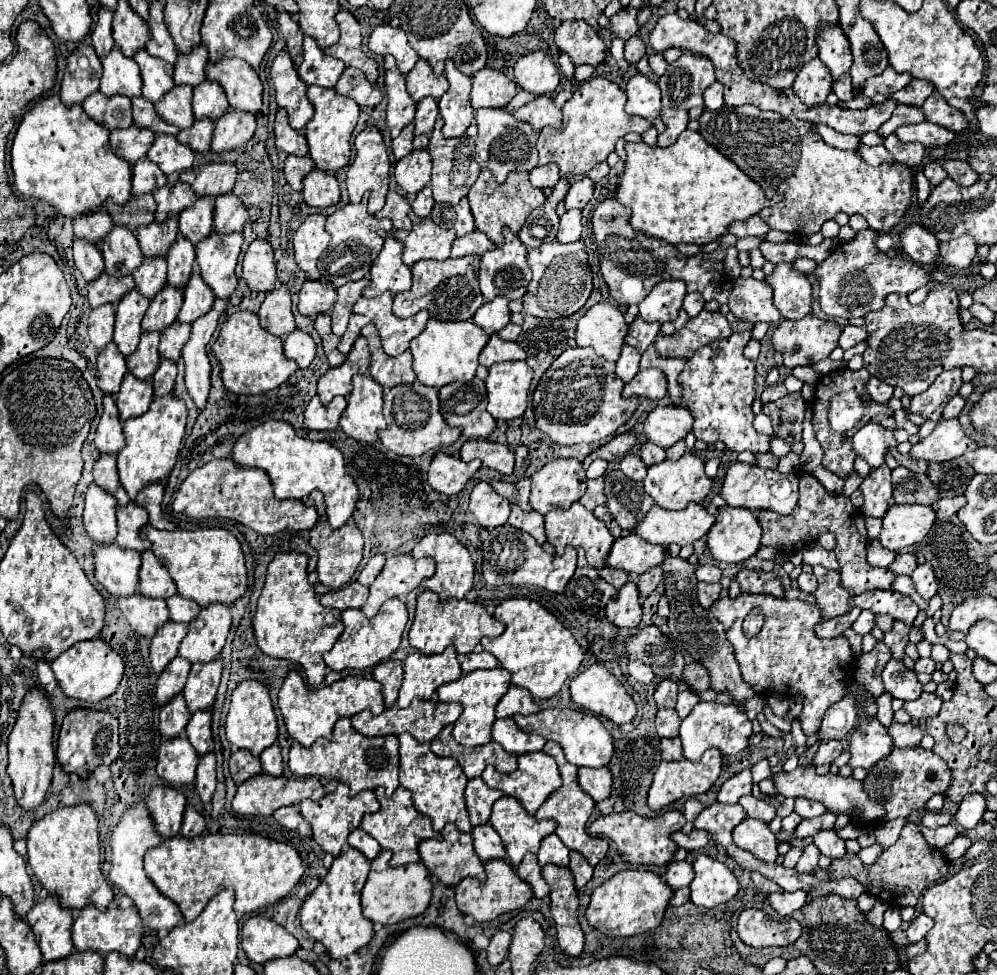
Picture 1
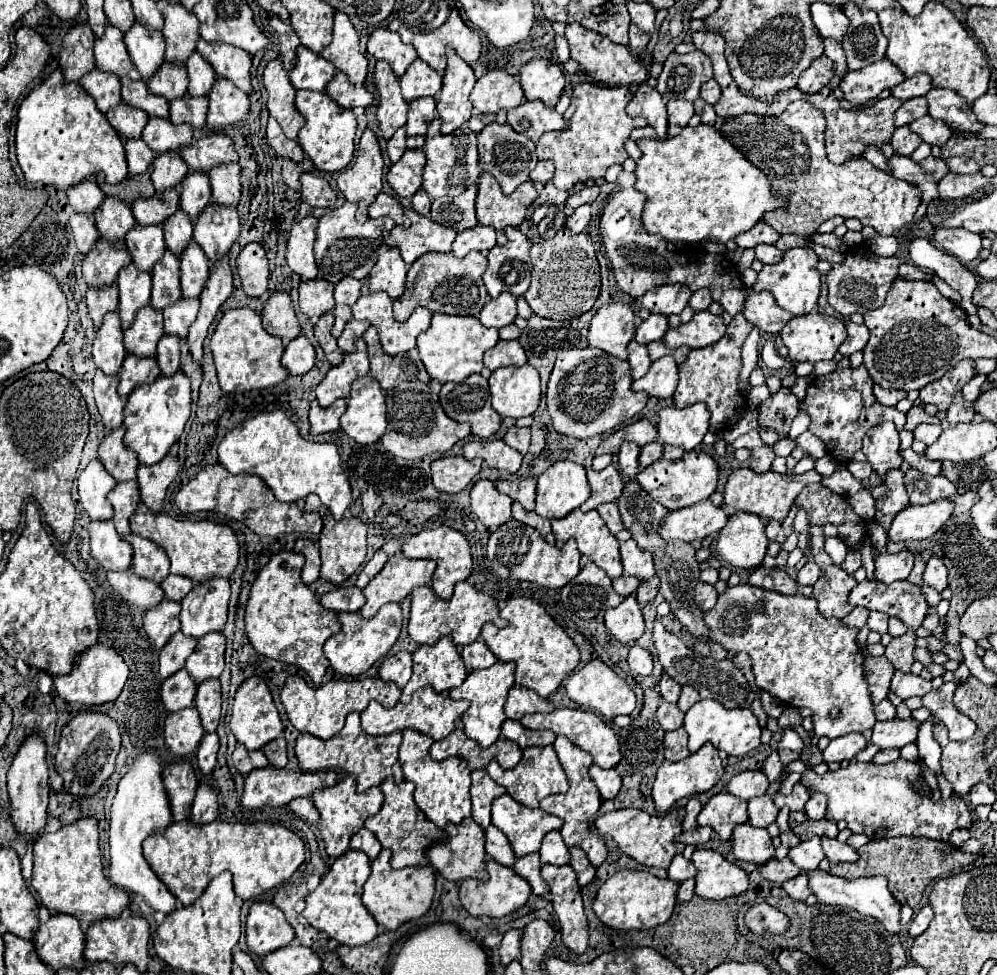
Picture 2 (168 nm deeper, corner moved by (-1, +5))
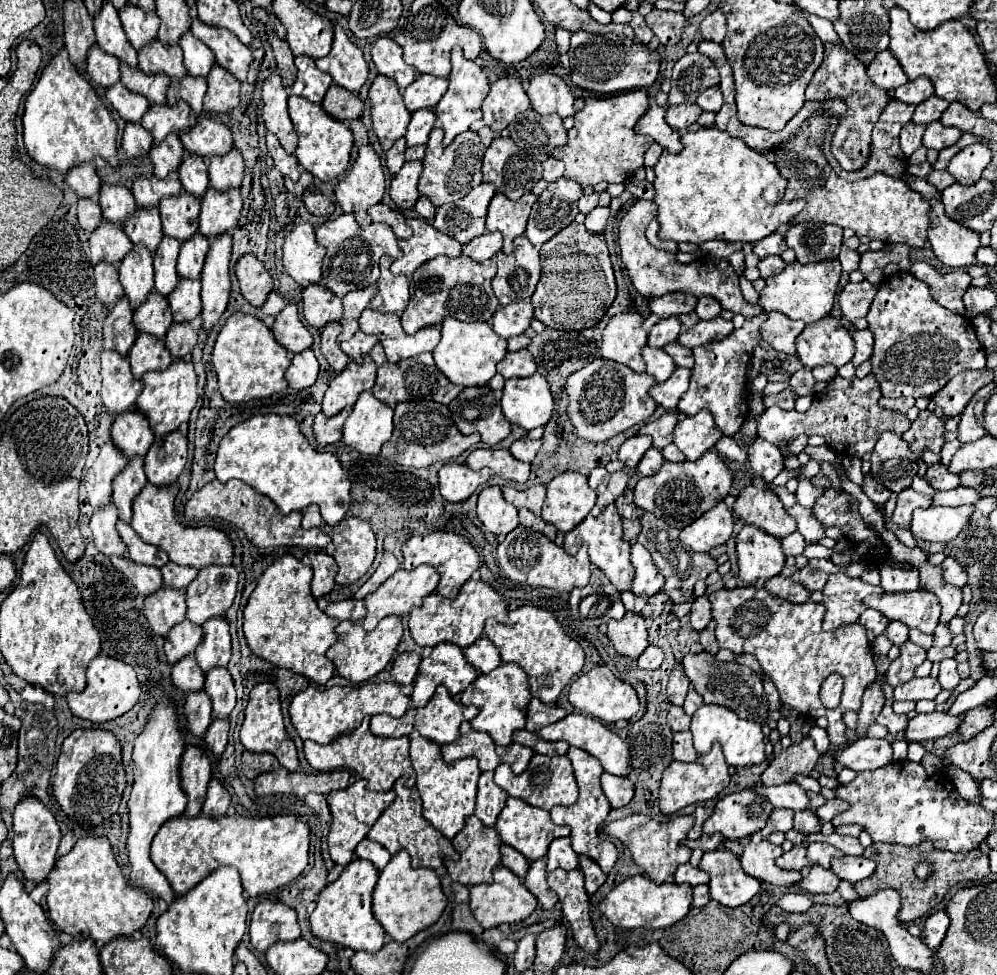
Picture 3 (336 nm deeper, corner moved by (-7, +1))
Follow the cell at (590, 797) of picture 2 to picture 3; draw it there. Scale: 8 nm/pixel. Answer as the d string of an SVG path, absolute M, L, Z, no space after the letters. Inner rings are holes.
M569 747L567 757L573 763L575 779L577 779L577 785L579 785L579 799L573 805L567 805L567 807L565 805L553 807L551 809L551 821L557 823L557 825L569 825L571 827L573 849L577 853L583 853L583 855L591 857L603 869L603 873L609 873L611 867L617 861L617 847L611 841L605 841L605 837L599 835L599 827L603 825L607 813L611 811L611 805L609 805L609 801L603 795L601 785L599 785L599 777L603 773L603 767L601 767L601 763L593 755L589 755L583 749L577 749L577 747Z

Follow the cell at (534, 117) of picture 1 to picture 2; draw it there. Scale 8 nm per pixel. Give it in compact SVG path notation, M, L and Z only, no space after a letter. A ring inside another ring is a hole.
M525 101L523 105L507 111L507 125L517 133L527 135L531 141L539 141L547 131L565 129L565 119L541 101Z

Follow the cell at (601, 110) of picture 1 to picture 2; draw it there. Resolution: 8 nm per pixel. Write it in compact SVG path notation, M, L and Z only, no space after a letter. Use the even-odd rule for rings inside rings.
M581 83L575 87L571 105L565 111L565 131L545 133L537 143L537 157L551 159L555 163L553 183L559 189L573 189L577 183L585 183L589 179L597 181L605 175L611 165L623 165L627 159L625 141L631 131L637 127L645 127L647 121L643 117L629 117L625 107L631 99L629 87L605 87L595 83Z

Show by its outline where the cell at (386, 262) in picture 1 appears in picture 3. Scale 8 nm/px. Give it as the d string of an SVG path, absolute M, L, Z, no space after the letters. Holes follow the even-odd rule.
M383 255L381 259L381 277L377 281L377 295L371 299L369 307L377 311L391 311L401 315L409 301L409 279L407 275L393 275L389 271L391 257Z

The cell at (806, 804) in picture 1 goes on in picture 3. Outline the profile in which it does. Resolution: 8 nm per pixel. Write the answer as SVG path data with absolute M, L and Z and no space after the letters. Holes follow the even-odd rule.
M831 799L831 801L827 801L825 805L821 805L815 813L817 813L817 817L821 819L821 823L827 823L827 821L831 821L837 813L841 813L841 811L845 811L847 809L847 803L843 803L841 799Z

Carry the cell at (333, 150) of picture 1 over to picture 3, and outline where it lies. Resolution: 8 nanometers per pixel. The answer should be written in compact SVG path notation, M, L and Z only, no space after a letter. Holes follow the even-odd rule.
M297 95L289 97L289 115L295 125L295 131L299 133L299 145L295 151L299 165L321 181L333 181L339 175L343 175L349 167L353 149L353 131L349 129L349 125L345 121L327 115L327 111L321 105L311 103Z

